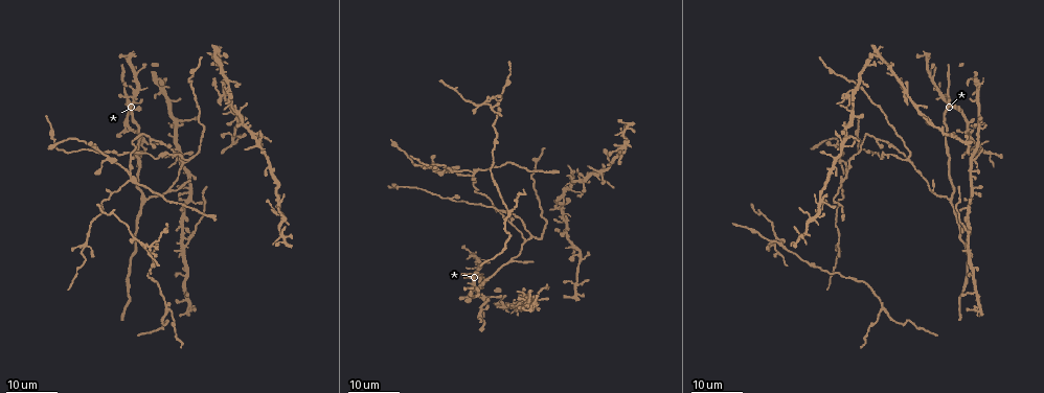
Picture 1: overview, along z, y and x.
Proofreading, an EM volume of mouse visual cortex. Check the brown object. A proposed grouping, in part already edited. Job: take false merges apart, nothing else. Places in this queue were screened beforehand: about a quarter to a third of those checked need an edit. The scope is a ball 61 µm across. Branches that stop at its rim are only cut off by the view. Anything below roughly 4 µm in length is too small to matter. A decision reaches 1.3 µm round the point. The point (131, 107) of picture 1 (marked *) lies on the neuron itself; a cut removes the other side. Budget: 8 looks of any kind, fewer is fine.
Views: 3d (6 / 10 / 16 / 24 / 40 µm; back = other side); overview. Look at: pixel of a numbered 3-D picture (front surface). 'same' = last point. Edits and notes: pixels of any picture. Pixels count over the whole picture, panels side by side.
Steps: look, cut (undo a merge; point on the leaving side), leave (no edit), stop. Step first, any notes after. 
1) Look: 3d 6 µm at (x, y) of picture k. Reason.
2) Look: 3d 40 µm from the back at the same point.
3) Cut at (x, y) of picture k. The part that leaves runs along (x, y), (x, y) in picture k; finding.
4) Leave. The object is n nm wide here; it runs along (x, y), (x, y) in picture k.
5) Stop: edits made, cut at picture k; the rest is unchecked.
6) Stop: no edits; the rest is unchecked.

Look: 3d 24 µm at (943, 96) of picture 1. Small branch off a trunk.

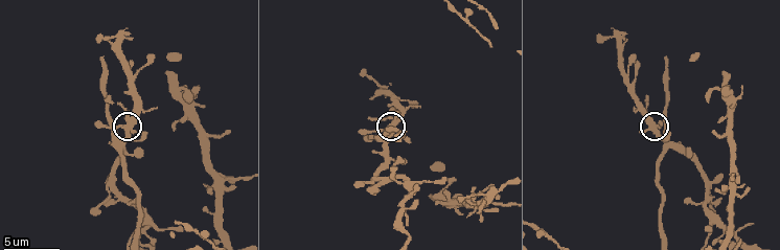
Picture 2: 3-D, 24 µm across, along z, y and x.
Look: 3d 10 µm at (123, 125) of picture 2.

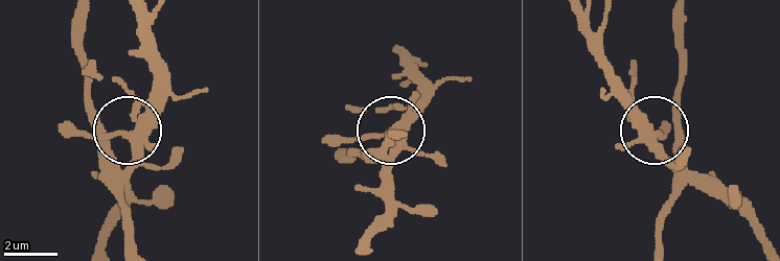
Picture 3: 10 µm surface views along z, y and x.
Look: 3d 6 µm at (655, 136) of picture 3.

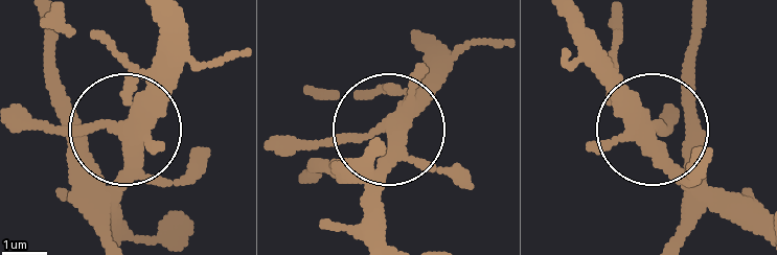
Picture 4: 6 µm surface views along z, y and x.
Leave. The object is 300 nm wide here; all the same neuron.

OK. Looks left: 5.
Look: 3d 24 µm at (148, 200) of picture 1. A fork.

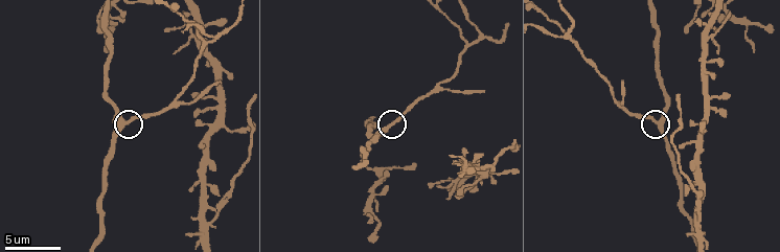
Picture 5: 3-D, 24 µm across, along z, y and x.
Look: 3d 10 µm at (125, 121) of picture 5.

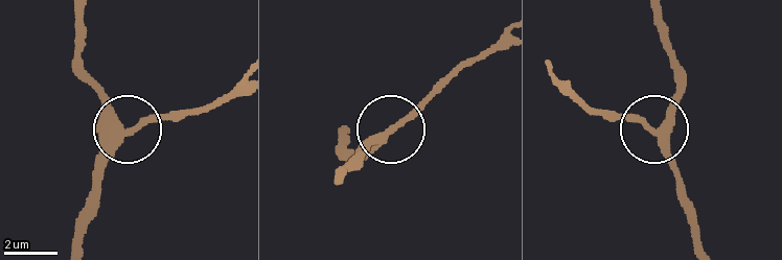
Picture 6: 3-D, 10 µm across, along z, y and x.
Look: 3d 10 µm from the back at (653, 134) of picture 6.

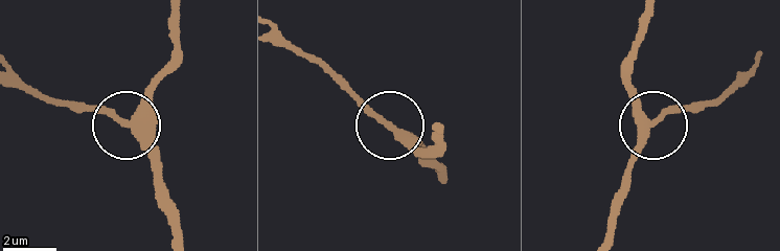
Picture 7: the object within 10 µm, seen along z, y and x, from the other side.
Leave. The object is 290 nm wide here; it runs along (174, 13), (171, 67), (133, 121), (81, 103) in picture 7; continuous, no second neuron.

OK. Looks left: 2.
Look: 3d 16 µm at (618, 101) of picture 5. Two arms in line, one across.

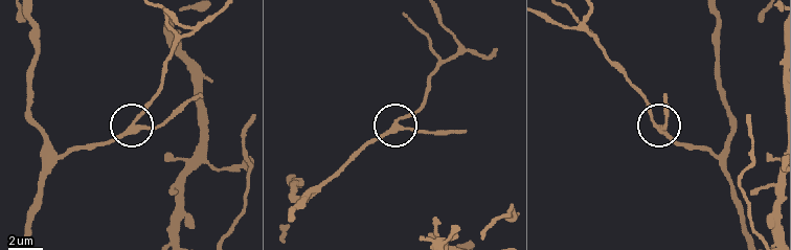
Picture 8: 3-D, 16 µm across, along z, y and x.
Look: 3d 16 µm from the back at (395, 126) of picture 8.

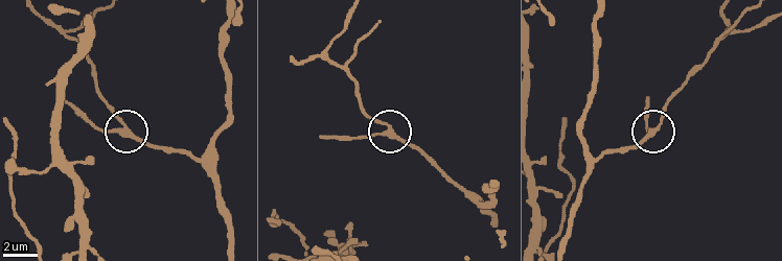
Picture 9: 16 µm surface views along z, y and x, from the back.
Leave. All the same neuron.

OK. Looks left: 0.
Stop: no edits; the rest is unchecked.

